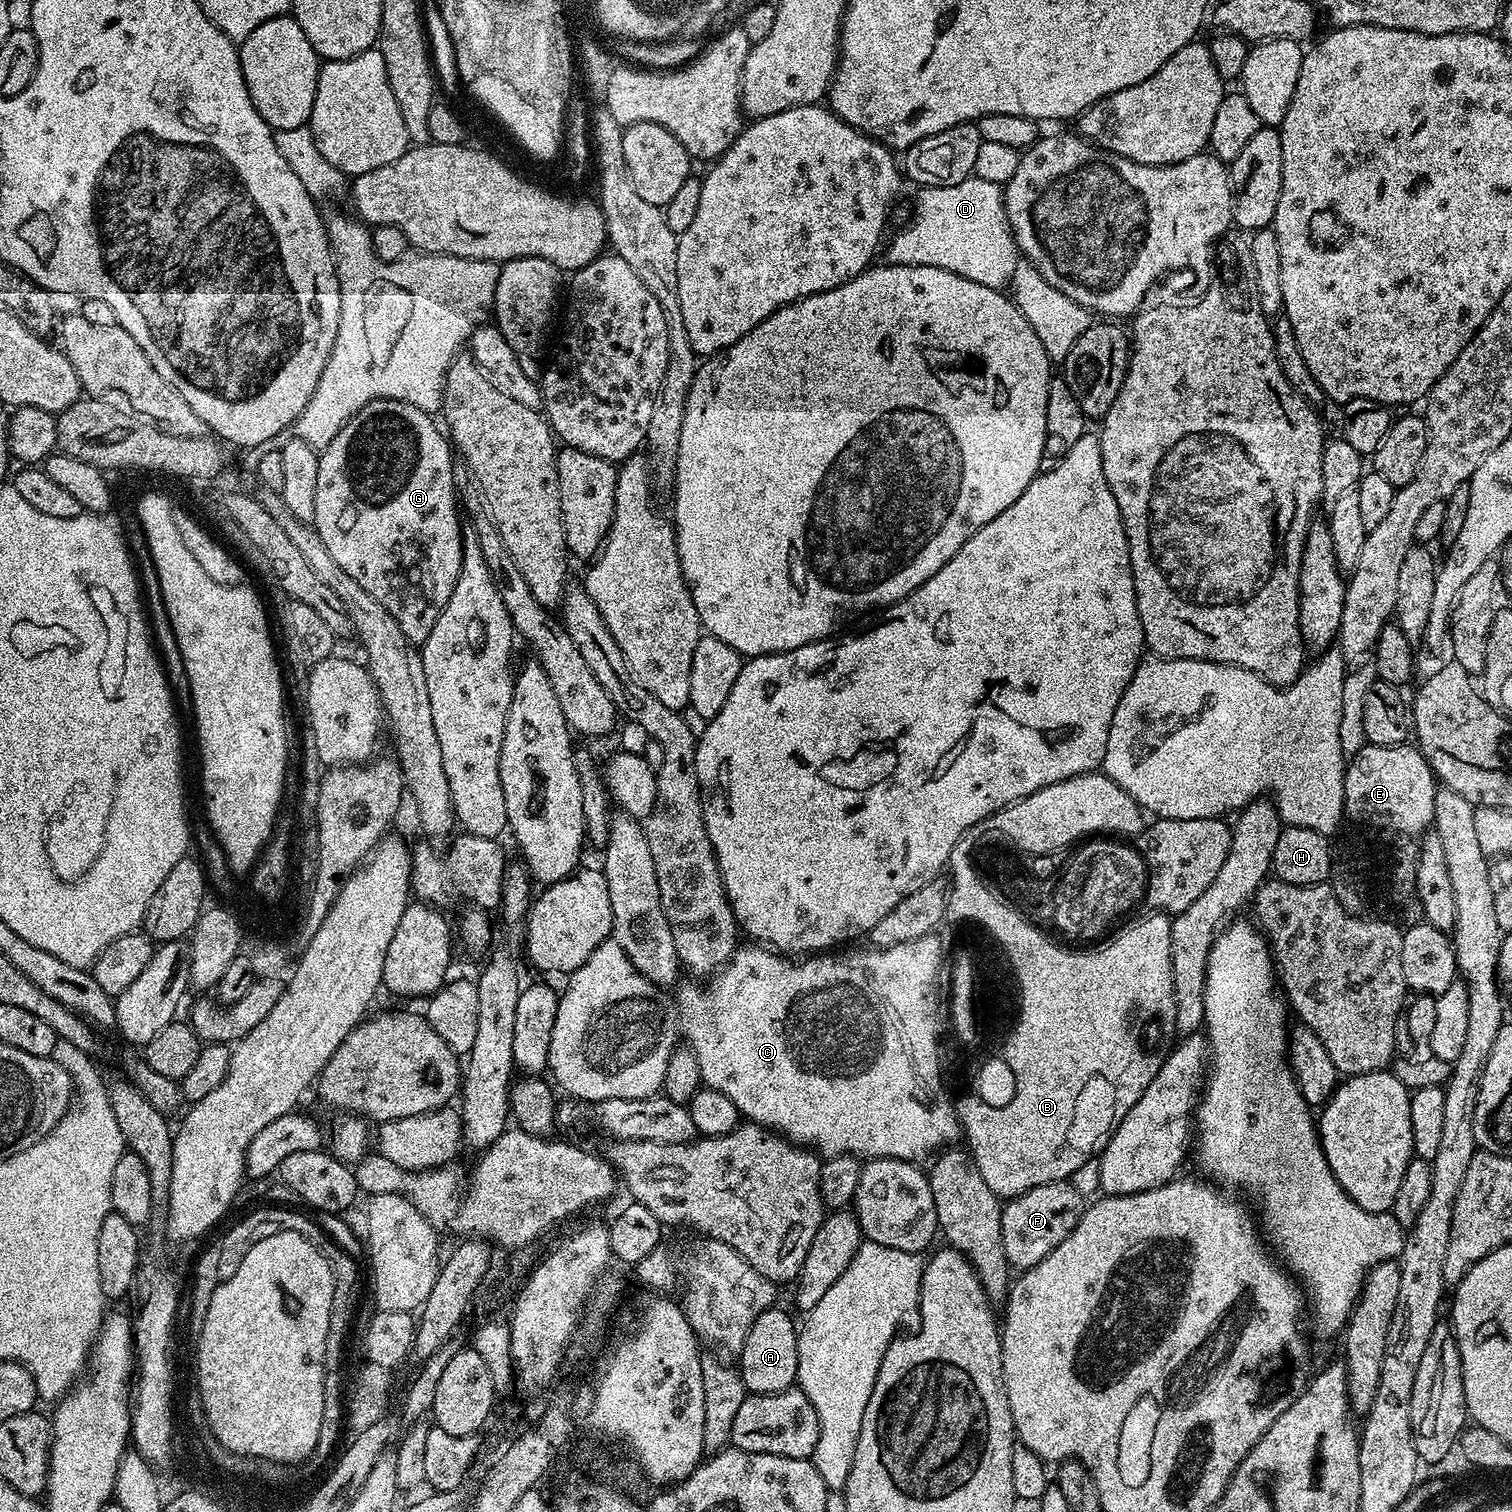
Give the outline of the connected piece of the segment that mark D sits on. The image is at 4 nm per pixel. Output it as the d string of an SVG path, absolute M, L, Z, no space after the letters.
M973 174L958 182L958 186L920 188L917 193L912 221L888 244L887 263L898 266L938 266L938 270L950 270L962 278L970 278L970 282L1001 290L1007 289L1022 257L1012 236L1012 227L1008 224L1001 185L986 182Z

